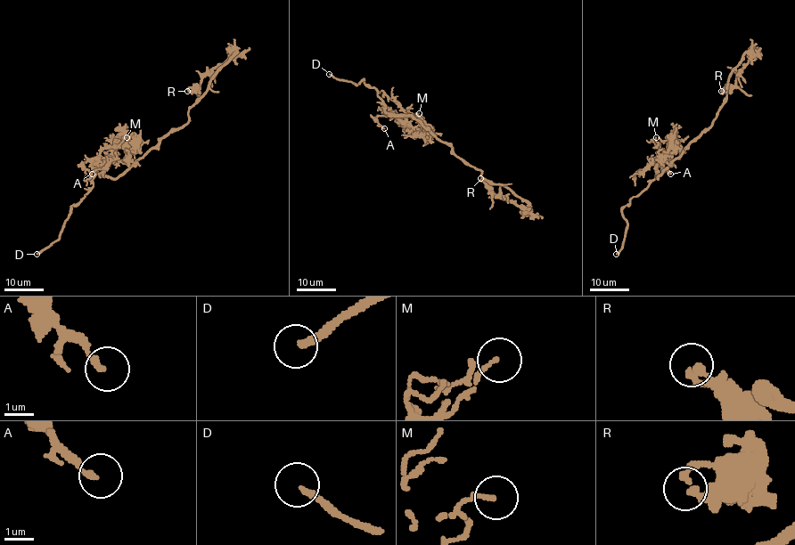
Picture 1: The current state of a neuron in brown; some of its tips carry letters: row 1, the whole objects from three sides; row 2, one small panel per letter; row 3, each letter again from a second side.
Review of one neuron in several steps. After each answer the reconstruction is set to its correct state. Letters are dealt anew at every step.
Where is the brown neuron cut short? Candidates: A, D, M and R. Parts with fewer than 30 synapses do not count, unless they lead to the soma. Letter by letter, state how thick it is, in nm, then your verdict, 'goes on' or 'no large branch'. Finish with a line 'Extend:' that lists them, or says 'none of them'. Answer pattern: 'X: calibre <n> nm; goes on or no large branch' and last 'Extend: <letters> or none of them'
A: calibre 200 nm; no large branch
D: calibre 240 nm; goes on
M: calibre 140 nm; no large branch
R: calibre 200 nm; no large branch
Extend: D

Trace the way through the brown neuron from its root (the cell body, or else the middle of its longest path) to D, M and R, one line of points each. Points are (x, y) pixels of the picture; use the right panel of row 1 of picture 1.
D: (692, 141), (622, 209), (626, 227), (623, 246), (616, 254)
M: (692, 141), (668, 165), (668, 159), (659, 156), (656, 137)
R: (692, 141), (711, 126), (725, 96), (730, 73), (749, 53), (750, 58), (735, 84), (721, 91)

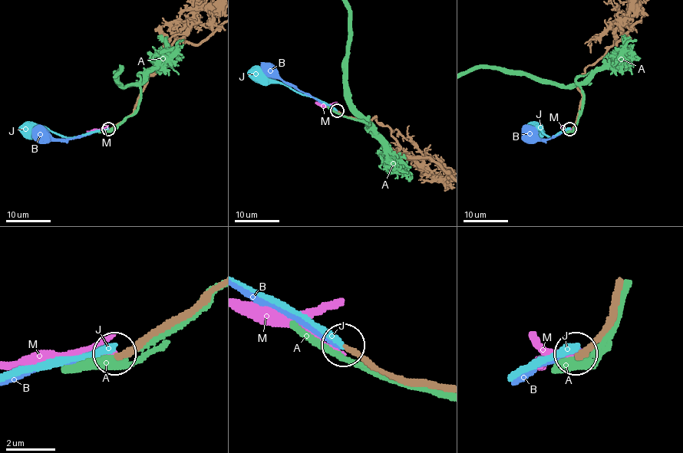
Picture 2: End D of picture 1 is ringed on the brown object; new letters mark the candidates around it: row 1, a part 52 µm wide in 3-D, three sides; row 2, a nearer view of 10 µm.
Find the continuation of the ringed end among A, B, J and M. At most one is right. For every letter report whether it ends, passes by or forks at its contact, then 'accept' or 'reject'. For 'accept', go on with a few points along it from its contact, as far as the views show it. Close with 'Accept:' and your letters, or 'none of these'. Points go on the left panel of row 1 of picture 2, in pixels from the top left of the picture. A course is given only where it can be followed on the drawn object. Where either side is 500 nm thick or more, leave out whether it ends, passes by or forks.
A: it passes by; reject
B: it ends there; reject
J: it ends there; reject
M: it ends there; reject
Accept: none of these

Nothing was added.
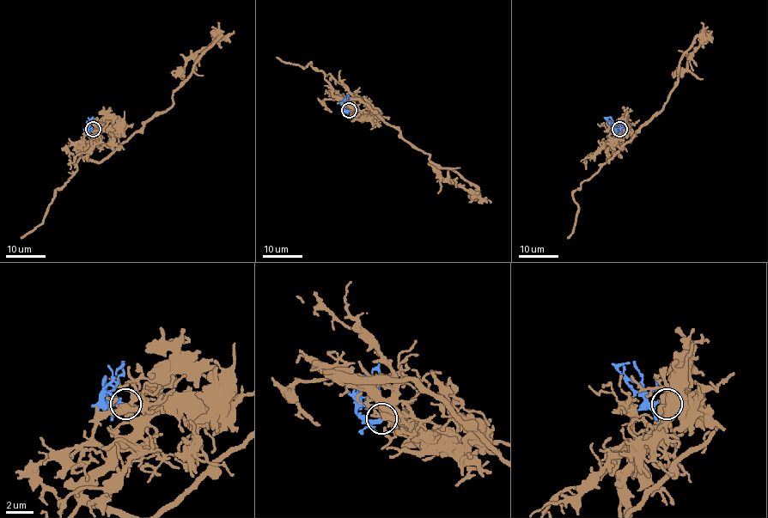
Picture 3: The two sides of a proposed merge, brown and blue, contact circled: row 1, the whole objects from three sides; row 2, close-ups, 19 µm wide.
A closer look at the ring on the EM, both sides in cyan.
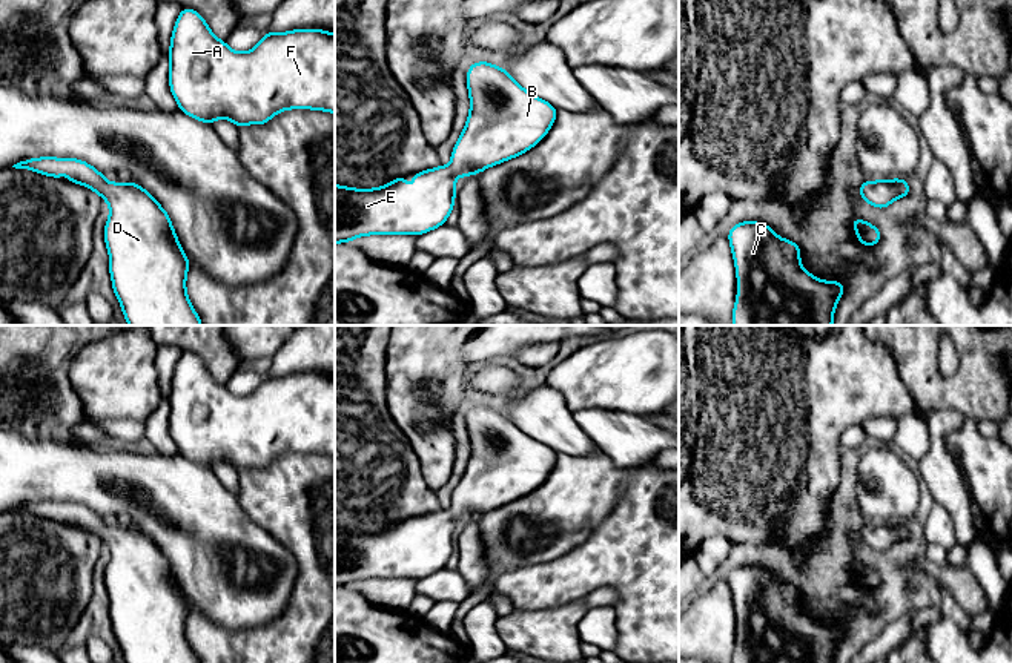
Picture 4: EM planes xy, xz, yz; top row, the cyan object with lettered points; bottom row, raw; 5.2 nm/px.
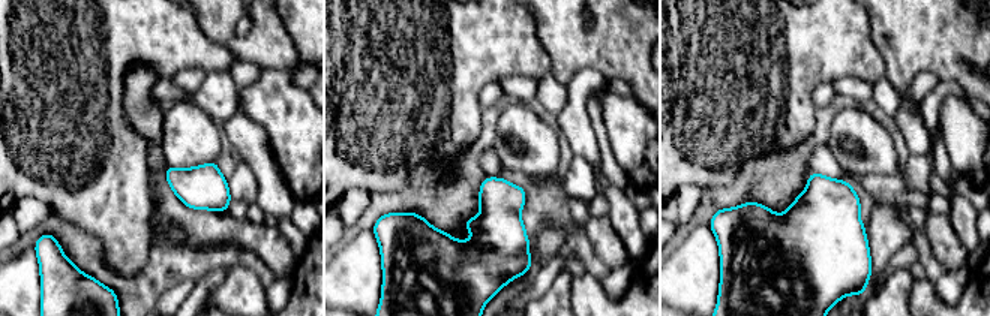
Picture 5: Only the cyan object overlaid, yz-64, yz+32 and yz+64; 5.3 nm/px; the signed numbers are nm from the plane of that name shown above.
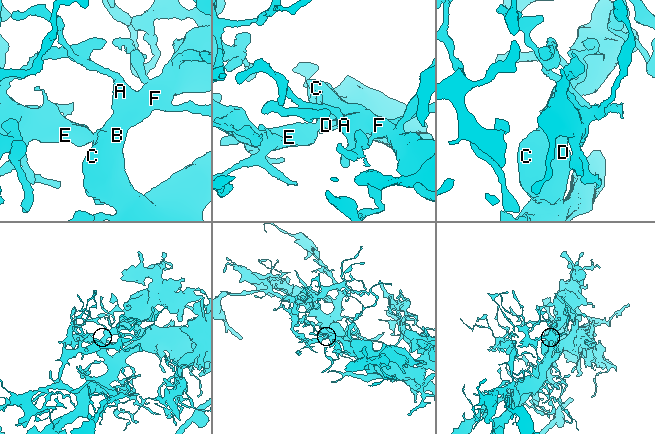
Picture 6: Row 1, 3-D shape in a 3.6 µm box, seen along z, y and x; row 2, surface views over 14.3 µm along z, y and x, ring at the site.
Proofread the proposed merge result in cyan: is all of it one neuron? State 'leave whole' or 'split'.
leave whole

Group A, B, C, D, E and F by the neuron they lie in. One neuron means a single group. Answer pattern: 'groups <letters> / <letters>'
groups A B C D E F

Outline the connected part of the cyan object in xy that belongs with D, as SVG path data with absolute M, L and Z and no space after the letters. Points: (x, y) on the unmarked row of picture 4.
M31 502L14 508L78 526L106 543L111 557L104 586L112 632L126 663L200 663L186 637L189 602L166 554L135 526L107 526L91 508L75 502Z

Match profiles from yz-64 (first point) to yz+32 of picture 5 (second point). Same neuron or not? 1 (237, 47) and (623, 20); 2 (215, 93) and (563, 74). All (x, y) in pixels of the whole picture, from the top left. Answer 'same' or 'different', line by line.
1: same
2: different

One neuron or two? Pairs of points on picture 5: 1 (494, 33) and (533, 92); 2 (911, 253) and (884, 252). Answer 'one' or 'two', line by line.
1: two
2: two

